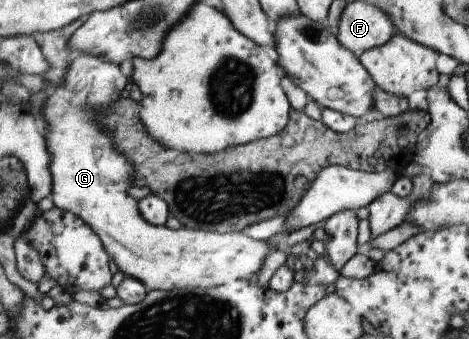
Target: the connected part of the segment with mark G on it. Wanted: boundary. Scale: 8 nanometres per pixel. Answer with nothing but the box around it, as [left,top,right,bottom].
[43,52,276,292]

